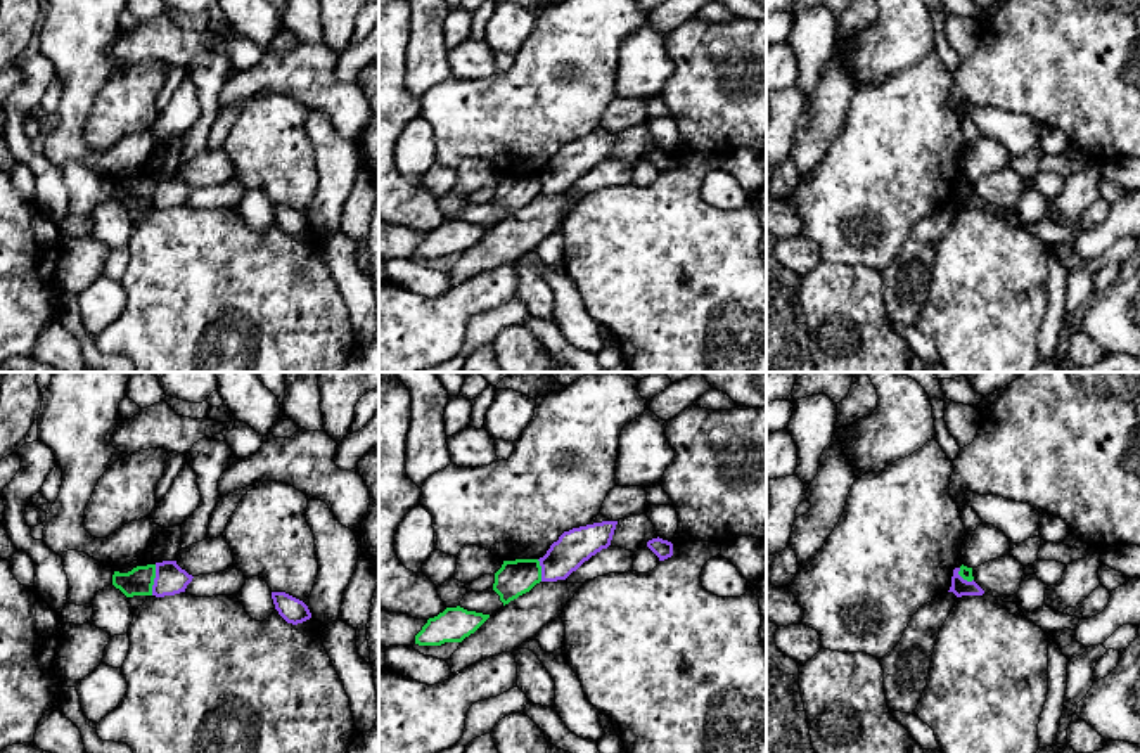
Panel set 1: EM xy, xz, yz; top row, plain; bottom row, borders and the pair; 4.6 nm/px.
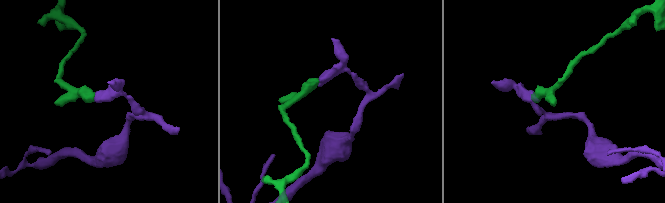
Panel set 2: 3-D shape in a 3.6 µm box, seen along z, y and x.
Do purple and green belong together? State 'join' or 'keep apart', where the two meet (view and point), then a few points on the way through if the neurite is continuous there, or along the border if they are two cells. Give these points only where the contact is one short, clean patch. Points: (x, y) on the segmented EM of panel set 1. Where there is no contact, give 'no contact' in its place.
keep apart | xy (154, 580) | along xy (156, 565), (151, 594)

